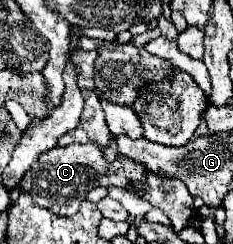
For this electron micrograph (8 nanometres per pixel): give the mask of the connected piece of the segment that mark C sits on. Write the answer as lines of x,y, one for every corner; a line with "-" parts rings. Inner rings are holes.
87,143
87,145
67,145
67,147
53,147
51,151
43,153
35,165
31,165
31,169
27,171
27,175
21,179
21,191
29,191
31,199
53,211
55,215
61,215
61,217
71,217
73,213
77,213
77,203
83,203
85,195
103,185
103,187
109,187
109,185
115,185
115,187
121,187
121,189
127,189
129,193
131,191
131,183
137,185
135,189
135,195
139,197
139,193
143,191
143,183
145,183
145,167
141,167
139,163
131,161
131,159
125,159
125,157
117,157
115,161
107,163
103,159
103,151
101,147
93,145
93,143

